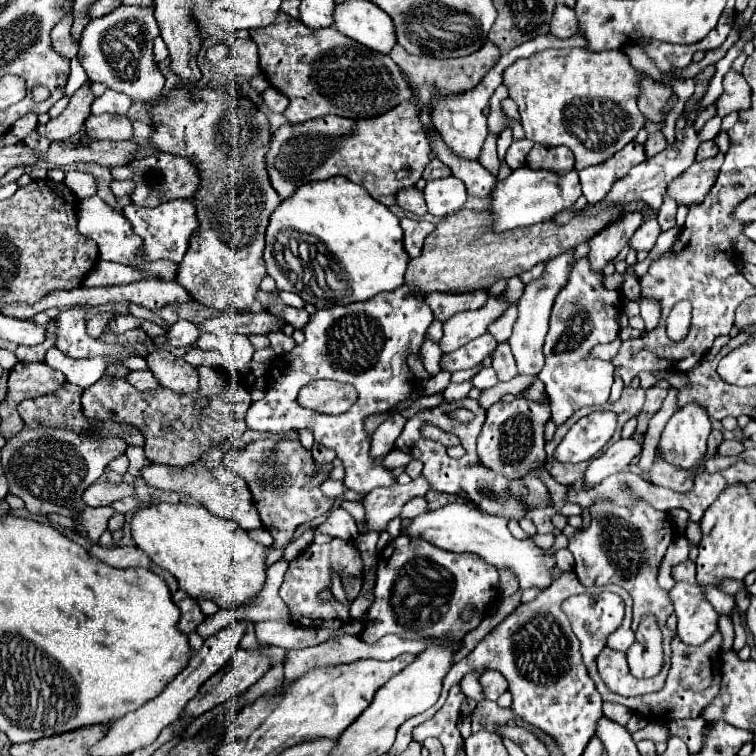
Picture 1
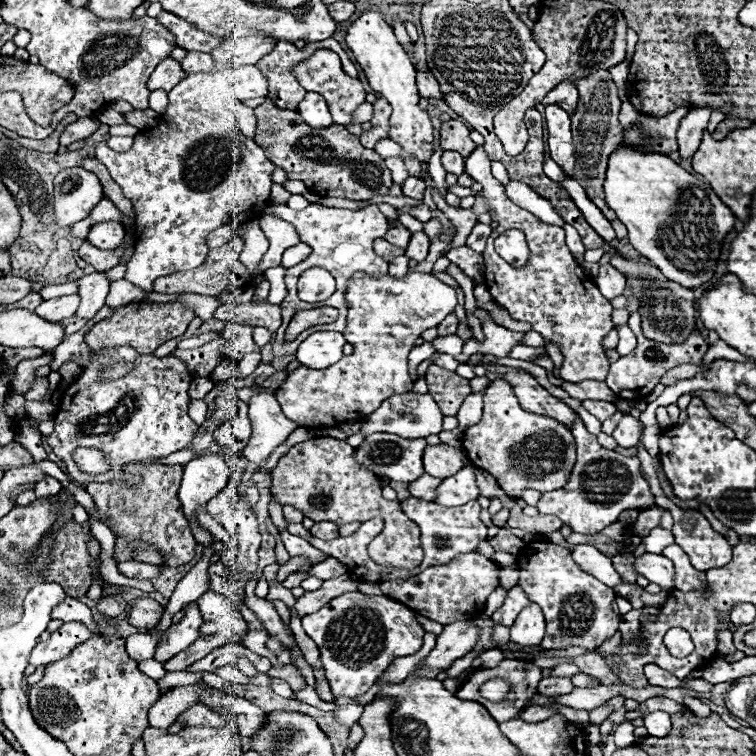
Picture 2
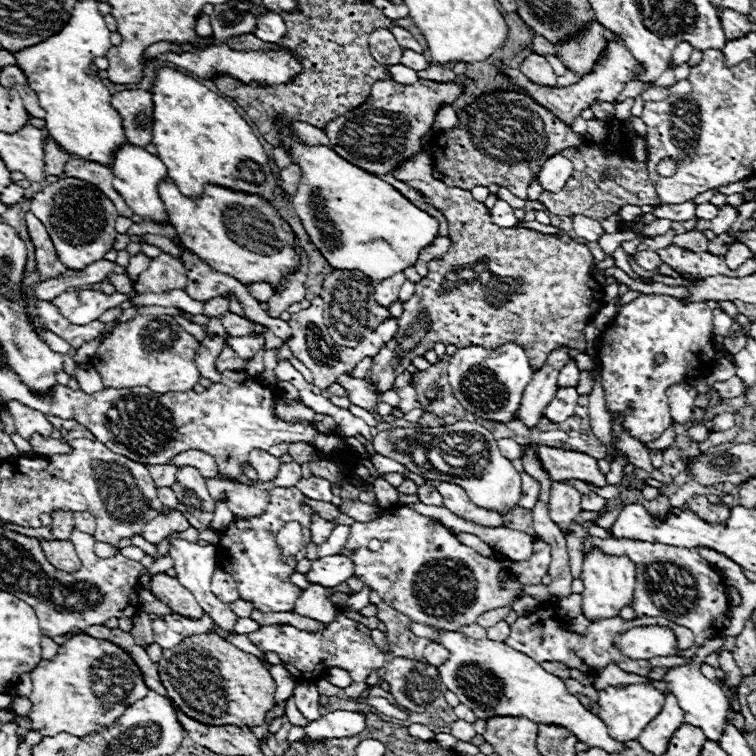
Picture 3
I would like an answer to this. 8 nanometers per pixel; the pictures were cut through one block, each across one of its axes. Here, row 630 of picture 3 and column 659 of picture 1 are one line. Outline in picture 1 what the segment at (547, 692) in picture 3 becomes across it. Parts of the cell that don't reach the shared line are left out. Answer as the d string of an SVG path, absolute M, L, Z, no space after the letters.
M686 404L668 420L658 450L662 460L676 468L698 470L706 454L706 440L712 430L706 410L698 404Z

